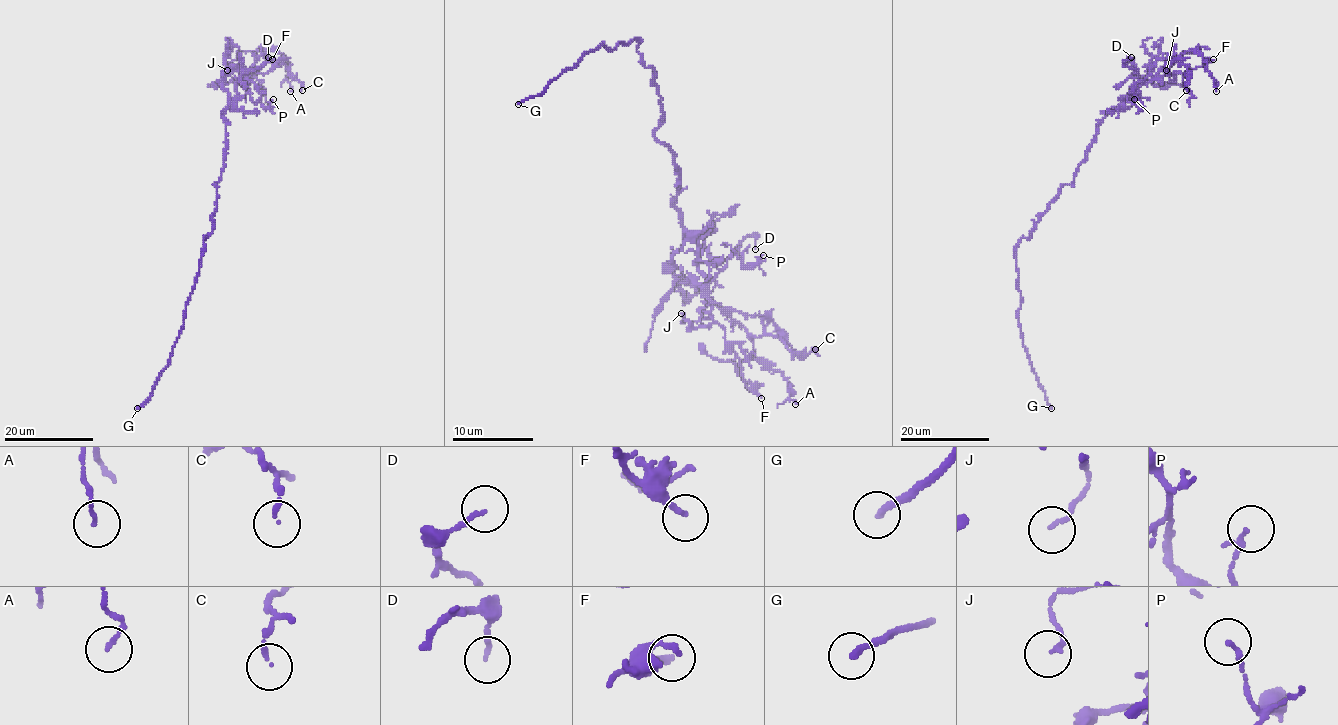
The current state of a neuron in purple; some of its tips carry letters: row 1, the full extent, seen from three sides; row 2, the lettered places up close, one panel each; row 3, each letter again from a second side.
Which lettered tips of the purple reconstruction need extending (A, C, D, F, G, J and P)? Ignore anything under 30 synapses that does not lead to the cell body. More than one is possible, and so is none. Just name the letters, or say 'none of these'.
G

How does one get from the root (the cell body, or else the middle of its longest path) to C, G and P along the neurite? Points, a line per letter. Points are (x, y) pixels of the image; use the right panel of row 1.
C: (1064, 185), (1073, 181), (1097, 126), (1141, 83), (1176, 63), (1189, 73), (1186, 90)
G: (1064, 185), (1015, 251), (1021, 338), (1051, 408)
P: (1064, 185), (1073, 181), (1100, 121), (1151, 76), (1135, 84), (1139, 108), (1134, 99)

